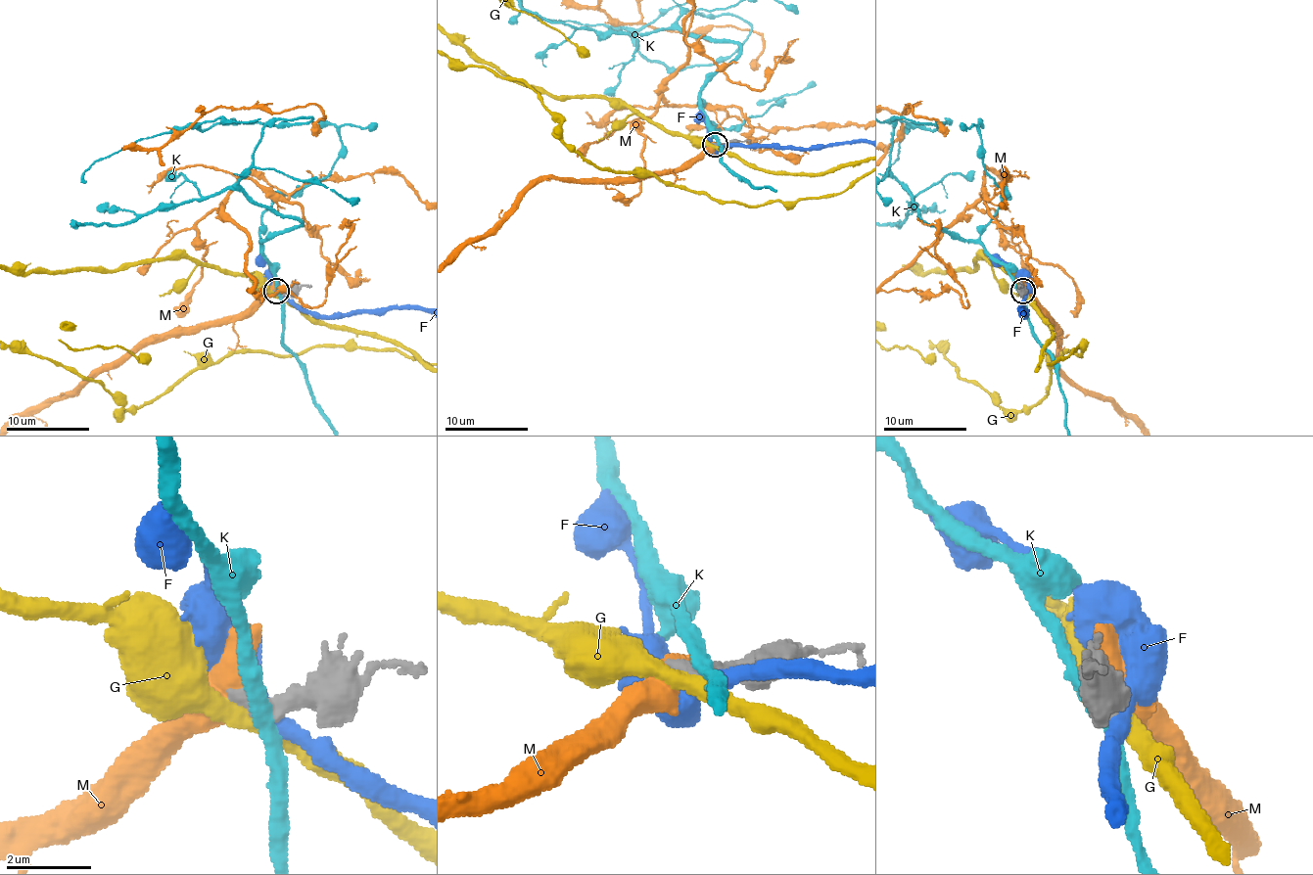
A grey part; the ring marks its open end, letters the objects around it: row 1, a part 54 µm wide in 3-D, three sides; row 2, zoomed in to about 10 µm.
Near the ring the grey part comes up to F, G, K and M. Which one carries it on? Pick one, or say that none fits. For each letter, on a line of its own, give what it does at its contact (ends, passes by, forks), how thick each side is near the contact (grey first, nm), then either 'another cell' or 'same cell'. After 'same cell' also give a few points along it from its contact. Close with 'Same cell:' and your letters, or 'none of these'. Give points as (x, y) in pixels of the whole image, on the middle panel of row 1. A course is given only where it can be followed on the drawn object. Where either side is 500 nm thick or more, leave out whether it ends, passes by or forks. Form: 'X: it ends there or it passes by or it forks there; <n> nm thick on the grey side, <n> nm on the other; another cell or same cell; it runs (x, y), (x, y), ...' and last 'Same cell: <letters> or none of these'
F: 500 nm thick on the grey side, 380 nm on the other; another cell
G: it passes by; 400 nm thick on the grey side, 400 nm on the other; another cell
K: it passes by; 480 nm thick on the grey side, 320 nm on the other; another cell
M: 440 nm thick on the grey side, 550 nm on the other; same cell
Same cell: M

